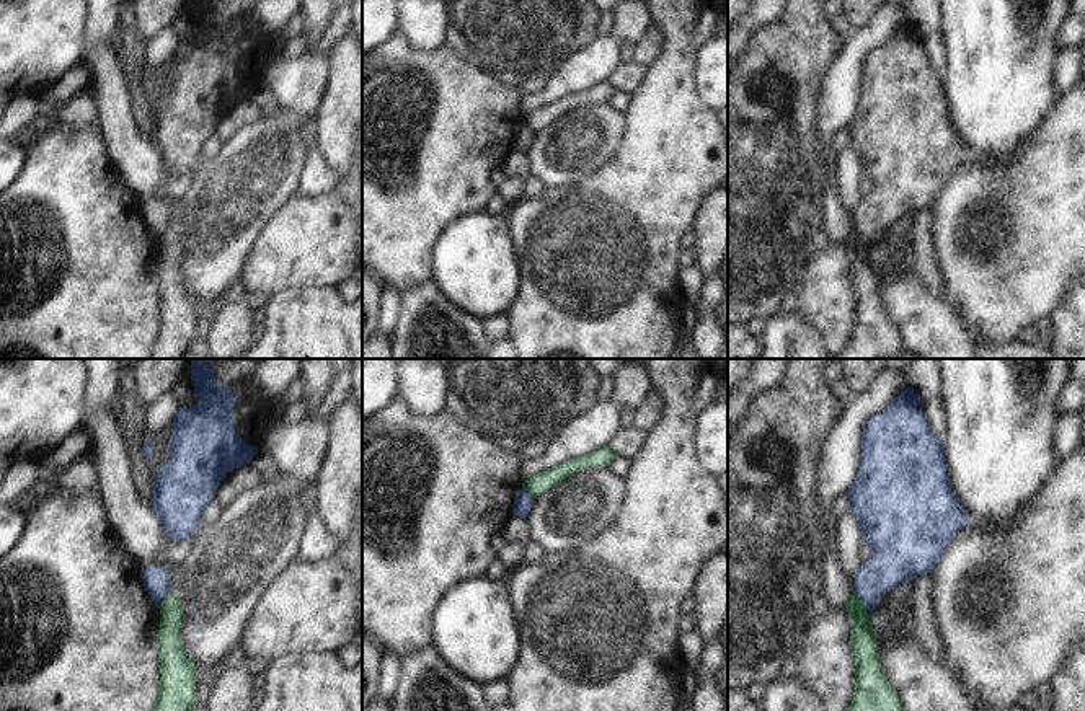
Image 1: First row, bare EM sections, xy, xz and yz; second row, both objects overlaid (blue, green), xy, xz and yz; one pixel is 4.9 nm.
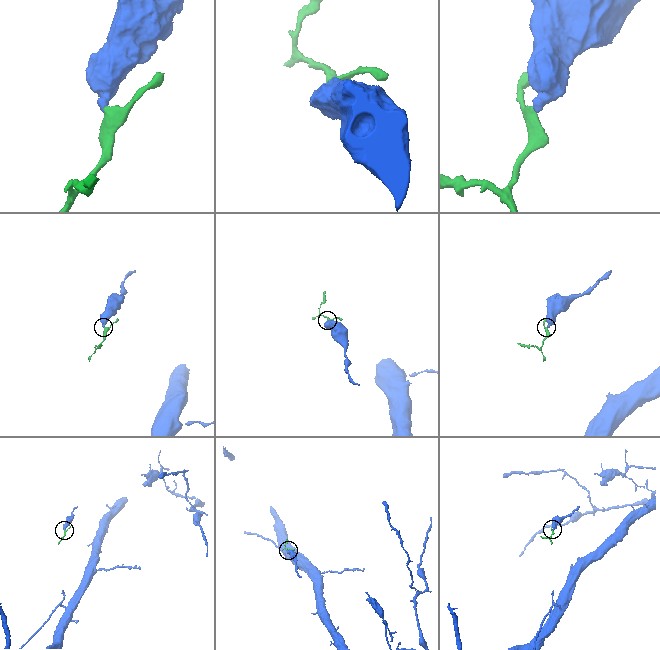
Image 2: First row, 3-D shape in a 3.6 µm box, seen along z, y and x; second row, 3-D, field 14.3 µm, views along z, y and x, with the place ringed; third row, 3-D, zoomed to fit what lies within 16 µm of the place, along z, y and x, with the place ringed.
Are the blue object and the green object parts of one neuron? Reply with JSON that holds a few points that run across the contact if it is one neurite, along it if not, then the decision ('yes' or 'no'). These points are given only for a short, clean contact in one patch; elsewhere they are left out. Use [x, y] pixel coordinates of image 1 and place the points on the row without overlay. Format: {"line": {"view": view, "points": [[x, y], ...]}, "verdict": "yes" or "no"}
{"line": {"view": "yz", "points": [[854, 227], [862, 235], [868, 250]]}, "verdict": "no"}

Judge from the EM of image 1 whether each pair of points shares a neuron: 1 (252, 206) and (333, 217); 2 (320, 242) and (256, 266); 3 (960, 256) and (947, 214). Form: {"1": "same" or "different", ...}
{"1": "different", "2": "same", "3": "same"}

